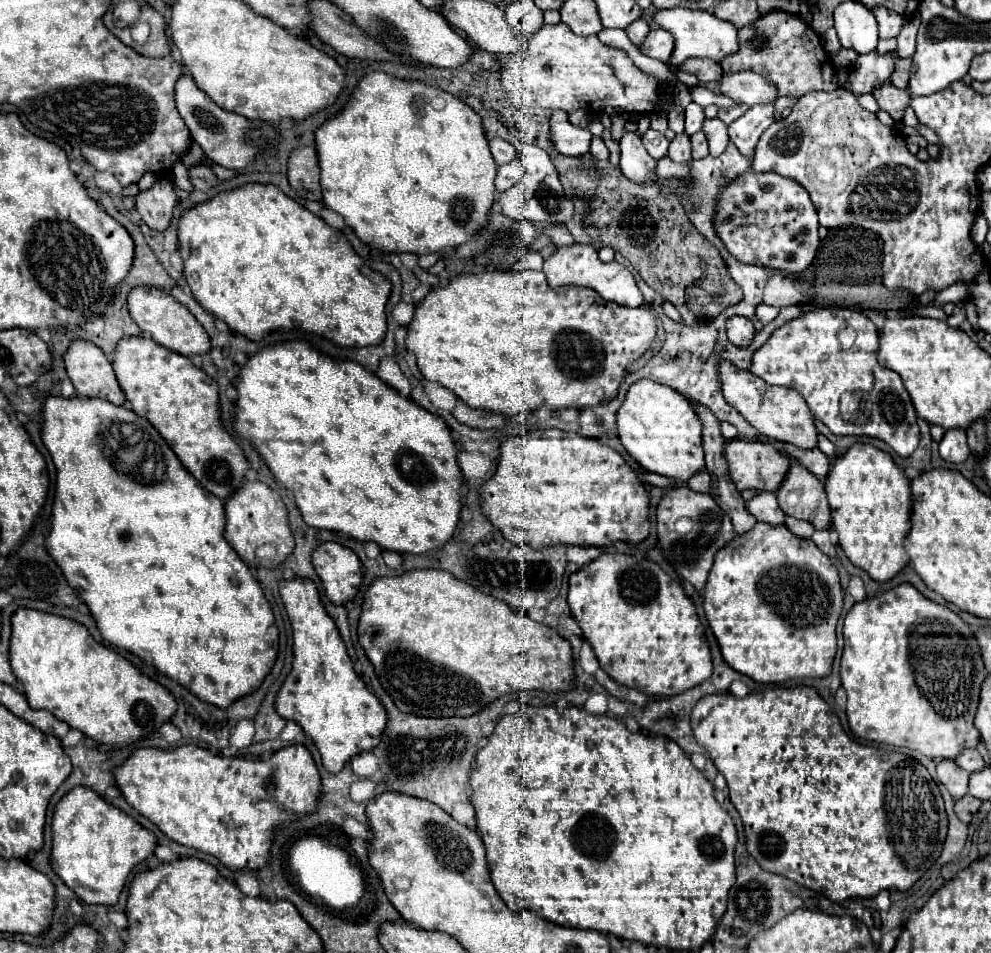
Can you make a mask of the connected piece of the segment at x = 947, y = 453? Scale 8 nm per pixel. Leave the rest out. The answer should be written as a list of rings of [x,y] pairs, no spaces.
[[[950,428],[944,432],[942,440],[940,440],[940,456],[946,462],[954,462],[960,464],[968,458],[970,448],[966,442],[966,432],[962,428]]]

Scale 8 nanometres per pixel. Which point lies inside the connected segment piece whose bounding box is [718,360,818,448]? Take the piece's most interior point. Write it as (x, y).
(780, 413)

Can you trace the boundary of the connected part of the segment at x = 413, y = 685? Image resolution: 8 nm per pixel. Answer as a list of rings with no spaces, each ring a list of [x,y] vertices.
[[[432,568],[374,578],[364,594],[358,642],[398,710],[416,716],[470,716],[512,690],[558,692],[570,690],[574,680],[572,648],[558,632],[550,630],[548,636],[548,626],[510,610],[502,600],[478,592],[450,572]]]

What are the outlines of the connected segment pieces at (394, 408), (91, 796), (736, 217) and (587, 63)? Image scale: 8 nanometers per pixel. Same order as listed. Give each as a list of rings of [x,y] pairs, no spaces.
[[[288,340],[278,342],[272,346],[260,348],[256,354],[248,356],[248,360],[242,364],[238,378],[236,378],[236,414],[234,414],[234,432],[248,440],[260,458],[266,462],[266,466],[272,470],[276,480],[294,494],[294,500],[298,504],[298,510],[302,512],[302,518],[306,524],[322,530],[334,530],[344,532],[348,536],[354,536],[360,542],[376,542],[382,550],[394,550],[394,552],[410,552],[410,554],[424,554],[428,550],[444,546],[458,524],[460,514],[460,466],[456,462],[456,446],[450,436],[448,426],[438,414],[432,414],[418,406],[416,402],[400,396],[394,388],[390,388],[386,382],[382,382],[376,374],[368,372],[364,366],[350,360],[334,360],[326,354],[322,354],[318,348],[308,344],[306,340]]]
[[[72,788],[54,808],[50,866],[86,904],[114,906],[130,870],[152,854],[156,836],[90,788]]]
[[[746,172],[728,182],[716,198],[714,232],[742,264],[758,264],[786,274],[810,266],[818,250],[818,214],[808,192],[776,172]]]
[[[544,24],[538,32],[526,36],[526,44],[518,54],[494,54],[500,64],[500,82],[506,92],[506,98],[516,108],[548,108],[548,110],[586,110],[600,112],[606,106],[622,108],[632,114],[648,114],[660,108],[660,88],[656,80],[644,74],[636,64],[628,58],[624,50],[610,48],[602,44],[596,36],[576,36],[566,24]]]

